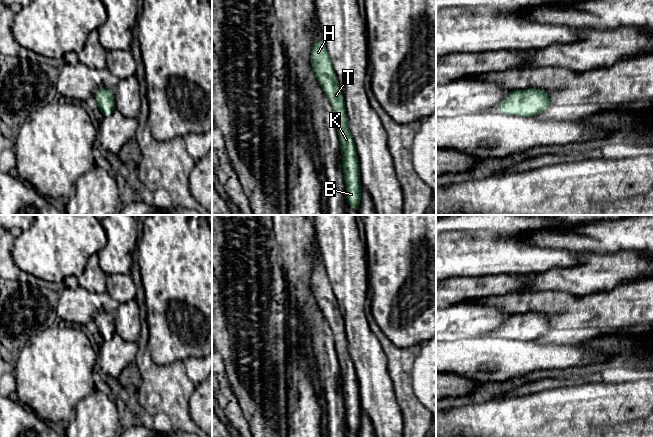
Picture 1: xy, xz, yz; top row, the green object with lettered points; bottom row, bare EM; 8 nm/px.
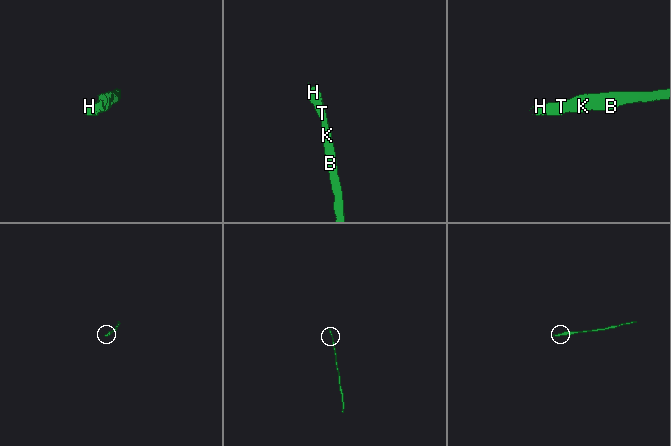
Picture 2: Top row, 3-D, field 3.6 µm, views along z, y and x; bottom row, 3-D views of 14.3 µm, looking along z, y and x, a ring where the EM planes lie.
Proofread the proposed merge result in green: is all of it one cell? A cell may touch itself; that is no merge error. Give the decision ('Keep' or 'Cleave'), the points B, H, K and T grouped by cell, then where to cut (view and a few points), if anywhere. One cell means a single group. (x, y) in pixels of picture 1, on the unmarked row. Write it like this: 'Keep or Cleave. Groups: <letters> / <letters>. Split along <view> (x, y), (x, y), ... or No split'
Keep. Groups: B H K T. No split

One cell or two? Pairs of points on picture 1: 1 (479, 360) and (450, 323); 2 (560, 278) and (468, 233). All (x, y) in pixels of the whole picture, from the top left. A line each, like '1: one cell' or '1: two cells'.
1: two cells
2: two cells

